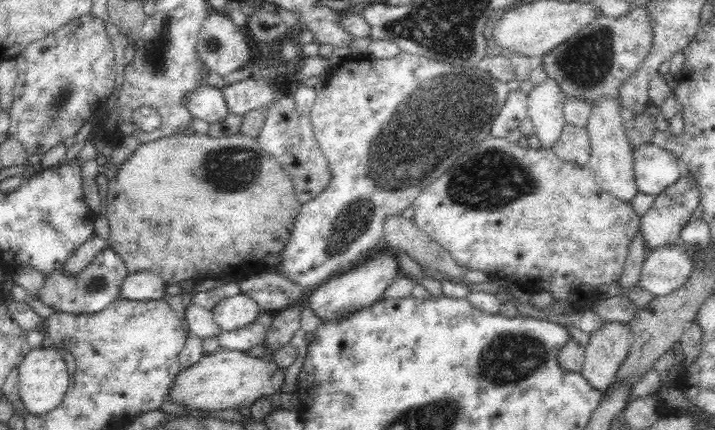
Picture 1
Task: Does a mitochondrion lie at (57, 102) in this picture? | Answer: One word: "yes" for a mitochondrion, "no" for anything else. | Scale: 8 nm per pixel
yes

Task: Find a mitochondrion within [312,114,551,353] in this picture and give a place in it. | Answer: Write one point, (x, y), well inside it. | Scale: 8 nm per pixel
(489, 179)

